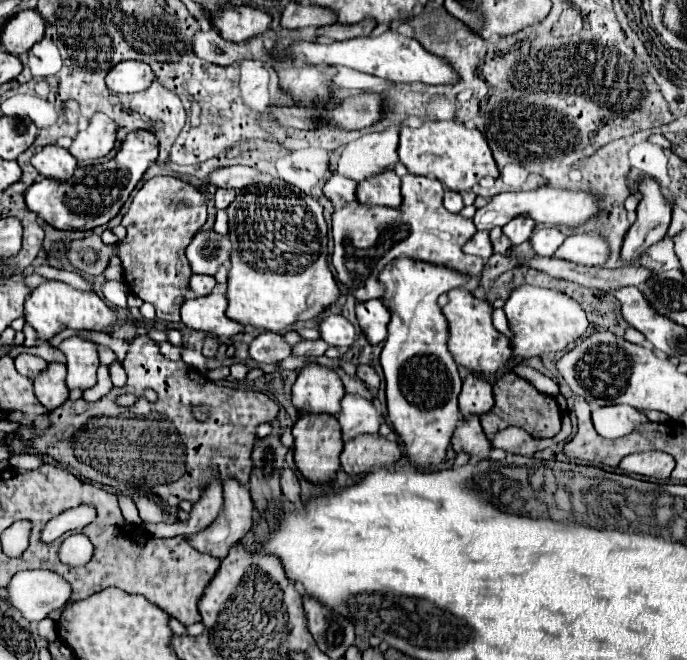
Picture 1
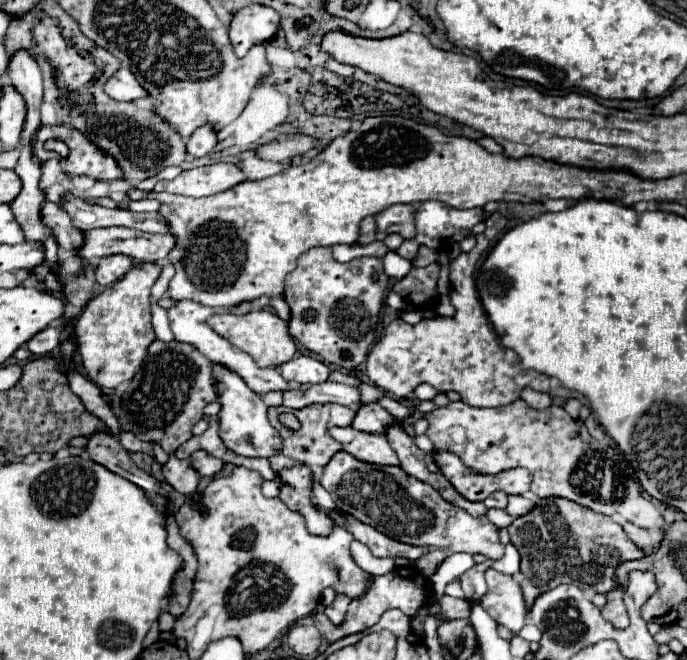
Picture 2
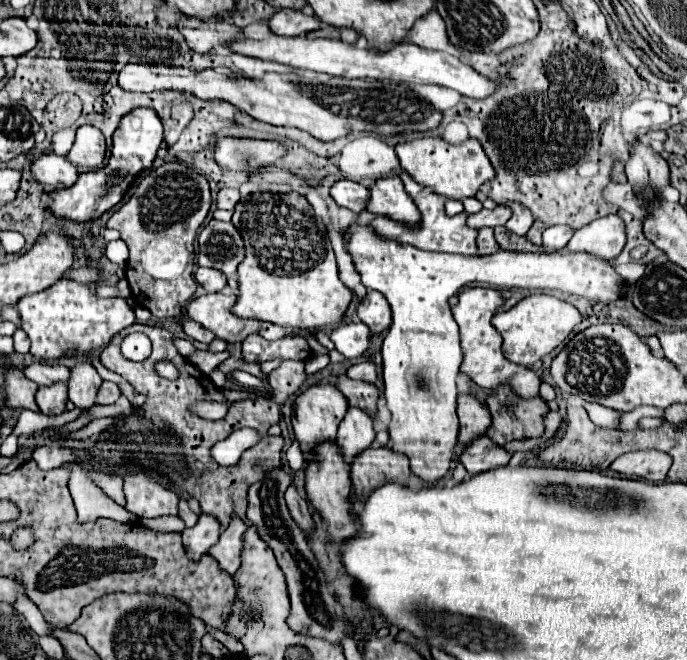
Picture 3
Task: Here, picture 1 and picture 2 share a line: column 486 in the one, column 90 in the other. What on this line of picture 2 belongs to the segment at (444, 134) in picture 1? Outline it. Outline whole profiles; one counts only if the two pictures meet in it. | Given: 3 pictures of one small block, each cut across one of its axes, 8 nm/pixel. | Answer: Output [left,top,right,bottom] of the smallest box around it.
[34,126,122,182]

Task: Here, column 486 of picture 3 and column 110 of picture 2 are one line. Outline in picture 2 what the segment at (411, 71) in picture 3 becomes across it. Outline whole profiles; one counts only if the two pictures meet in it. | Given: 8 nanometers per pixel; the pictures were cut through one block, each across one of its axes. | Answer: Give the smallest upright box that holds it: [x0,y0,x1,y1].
[104,68,148,102]

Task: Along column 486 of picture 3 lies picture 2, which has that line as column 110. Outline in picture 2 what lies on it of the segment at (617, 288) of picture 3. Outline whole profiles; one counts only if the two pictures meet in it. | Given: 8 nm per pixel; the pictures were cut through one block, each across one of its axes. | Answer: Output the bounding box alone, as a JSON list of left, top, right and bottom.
[96,254,132,286]

